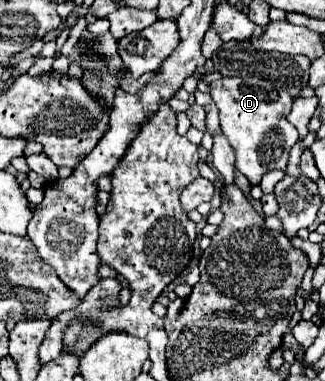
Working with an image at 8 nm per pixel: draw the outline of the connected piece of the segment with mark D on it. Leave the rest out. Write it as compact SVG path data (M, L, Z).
M222 76L210 82L210 96L220 110L222 134L236 152L236 168L250 184L258 184L268 170L286 170L290 148L298 142L298 130L286 120L292 98L286 90L284 94L274 92L276 88L270 82L254 76L246 80L240 76Z

